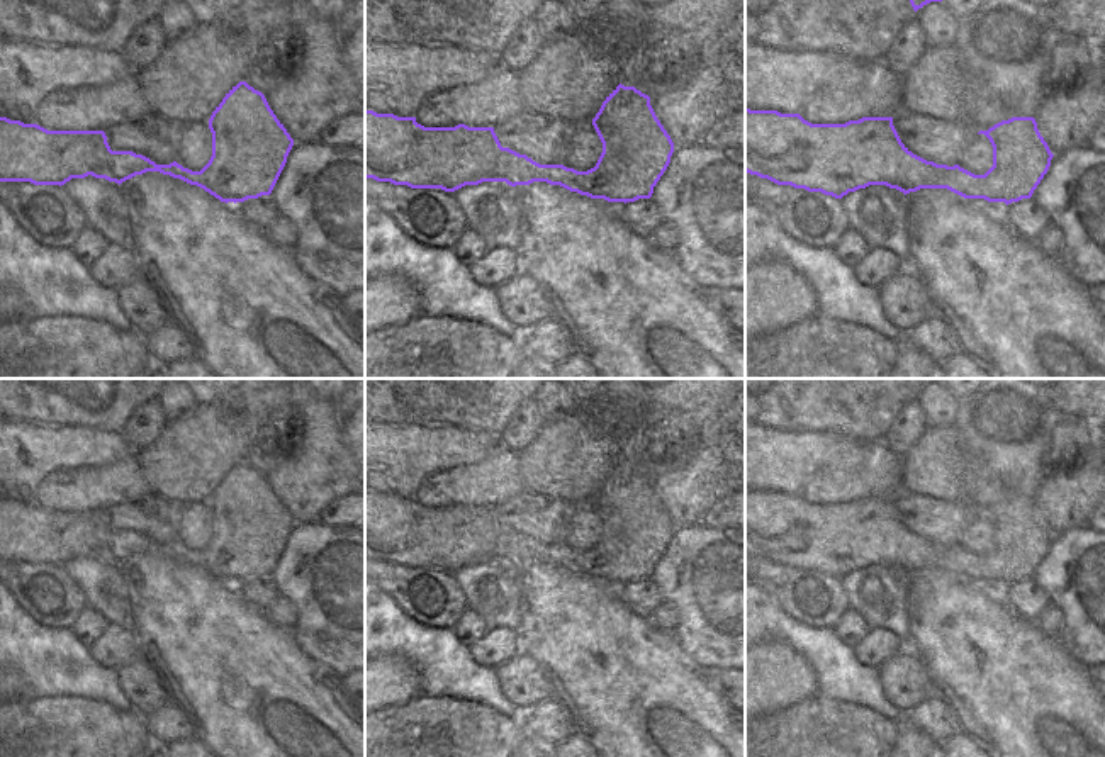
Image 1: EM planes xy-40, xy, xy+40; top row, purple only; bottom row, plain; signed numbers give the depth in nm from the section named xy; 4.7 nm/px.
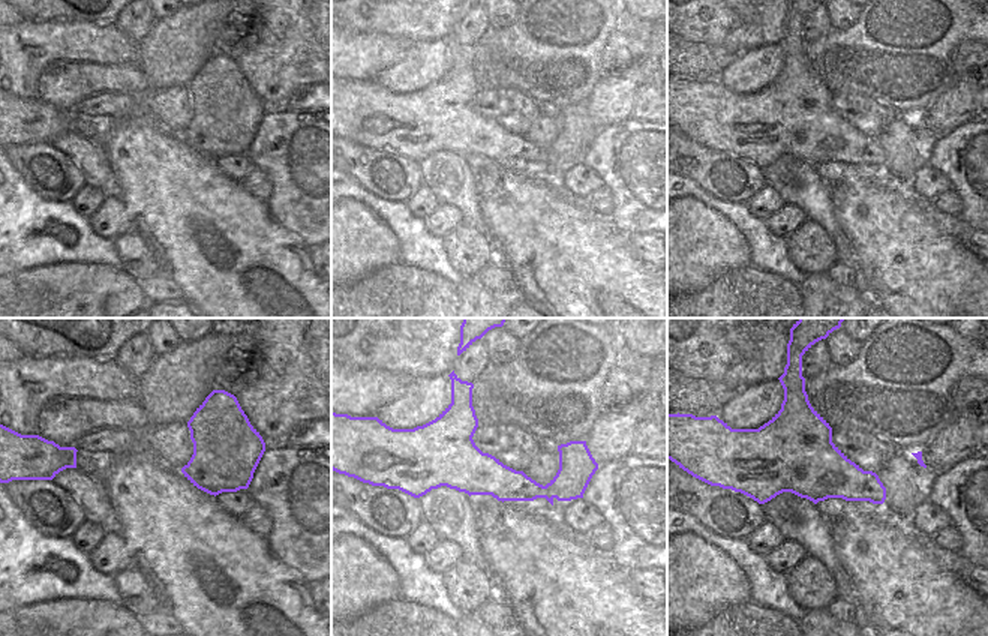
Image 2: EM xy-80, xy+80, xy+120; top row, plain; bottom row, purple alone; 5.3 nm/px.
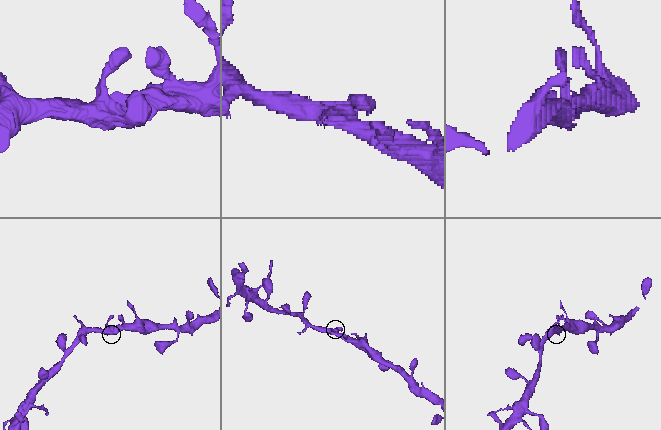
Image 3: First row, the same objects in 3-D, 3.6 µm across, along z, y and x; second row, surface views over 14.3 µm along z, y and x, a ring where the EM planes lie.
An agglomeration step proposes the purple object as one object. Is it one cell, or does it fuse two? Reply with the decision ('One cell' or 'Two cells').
One cell.

